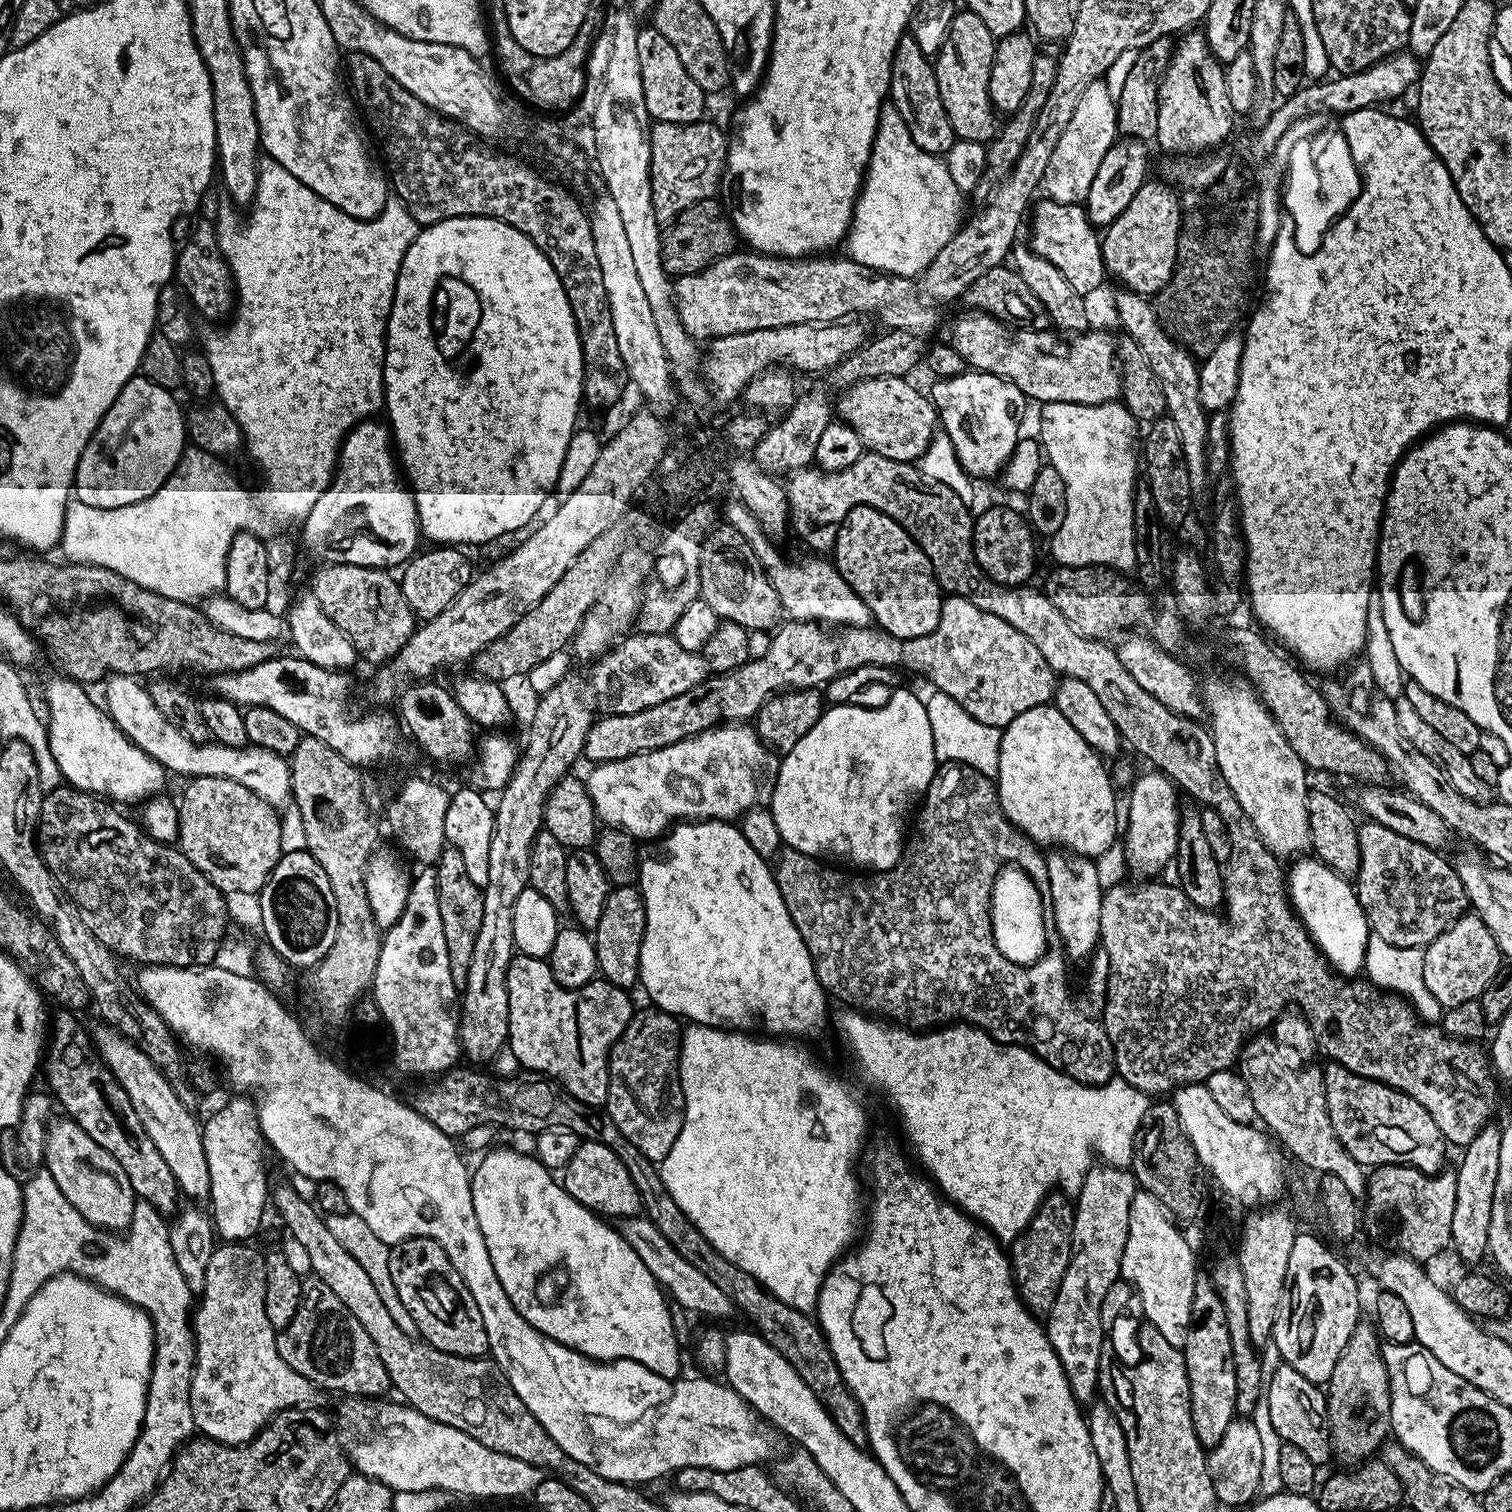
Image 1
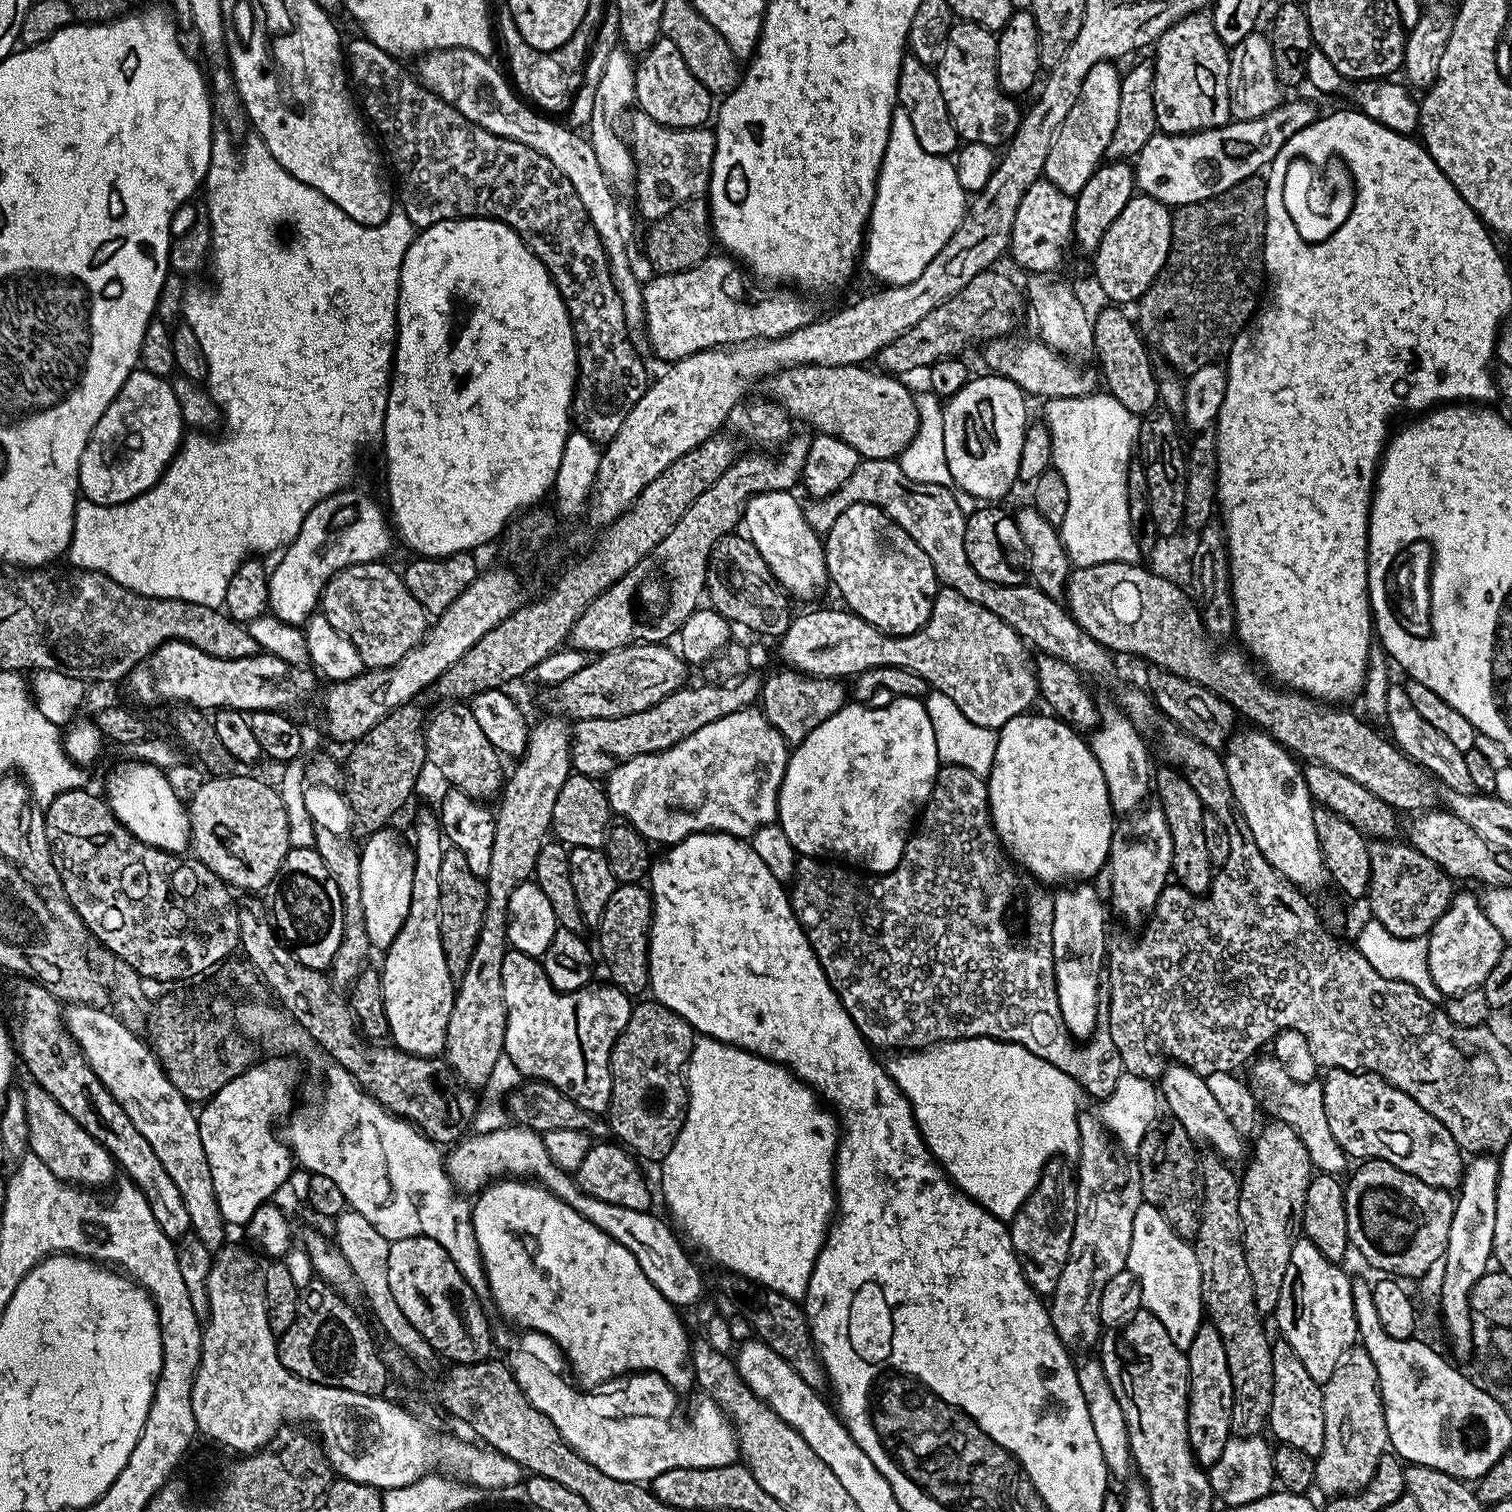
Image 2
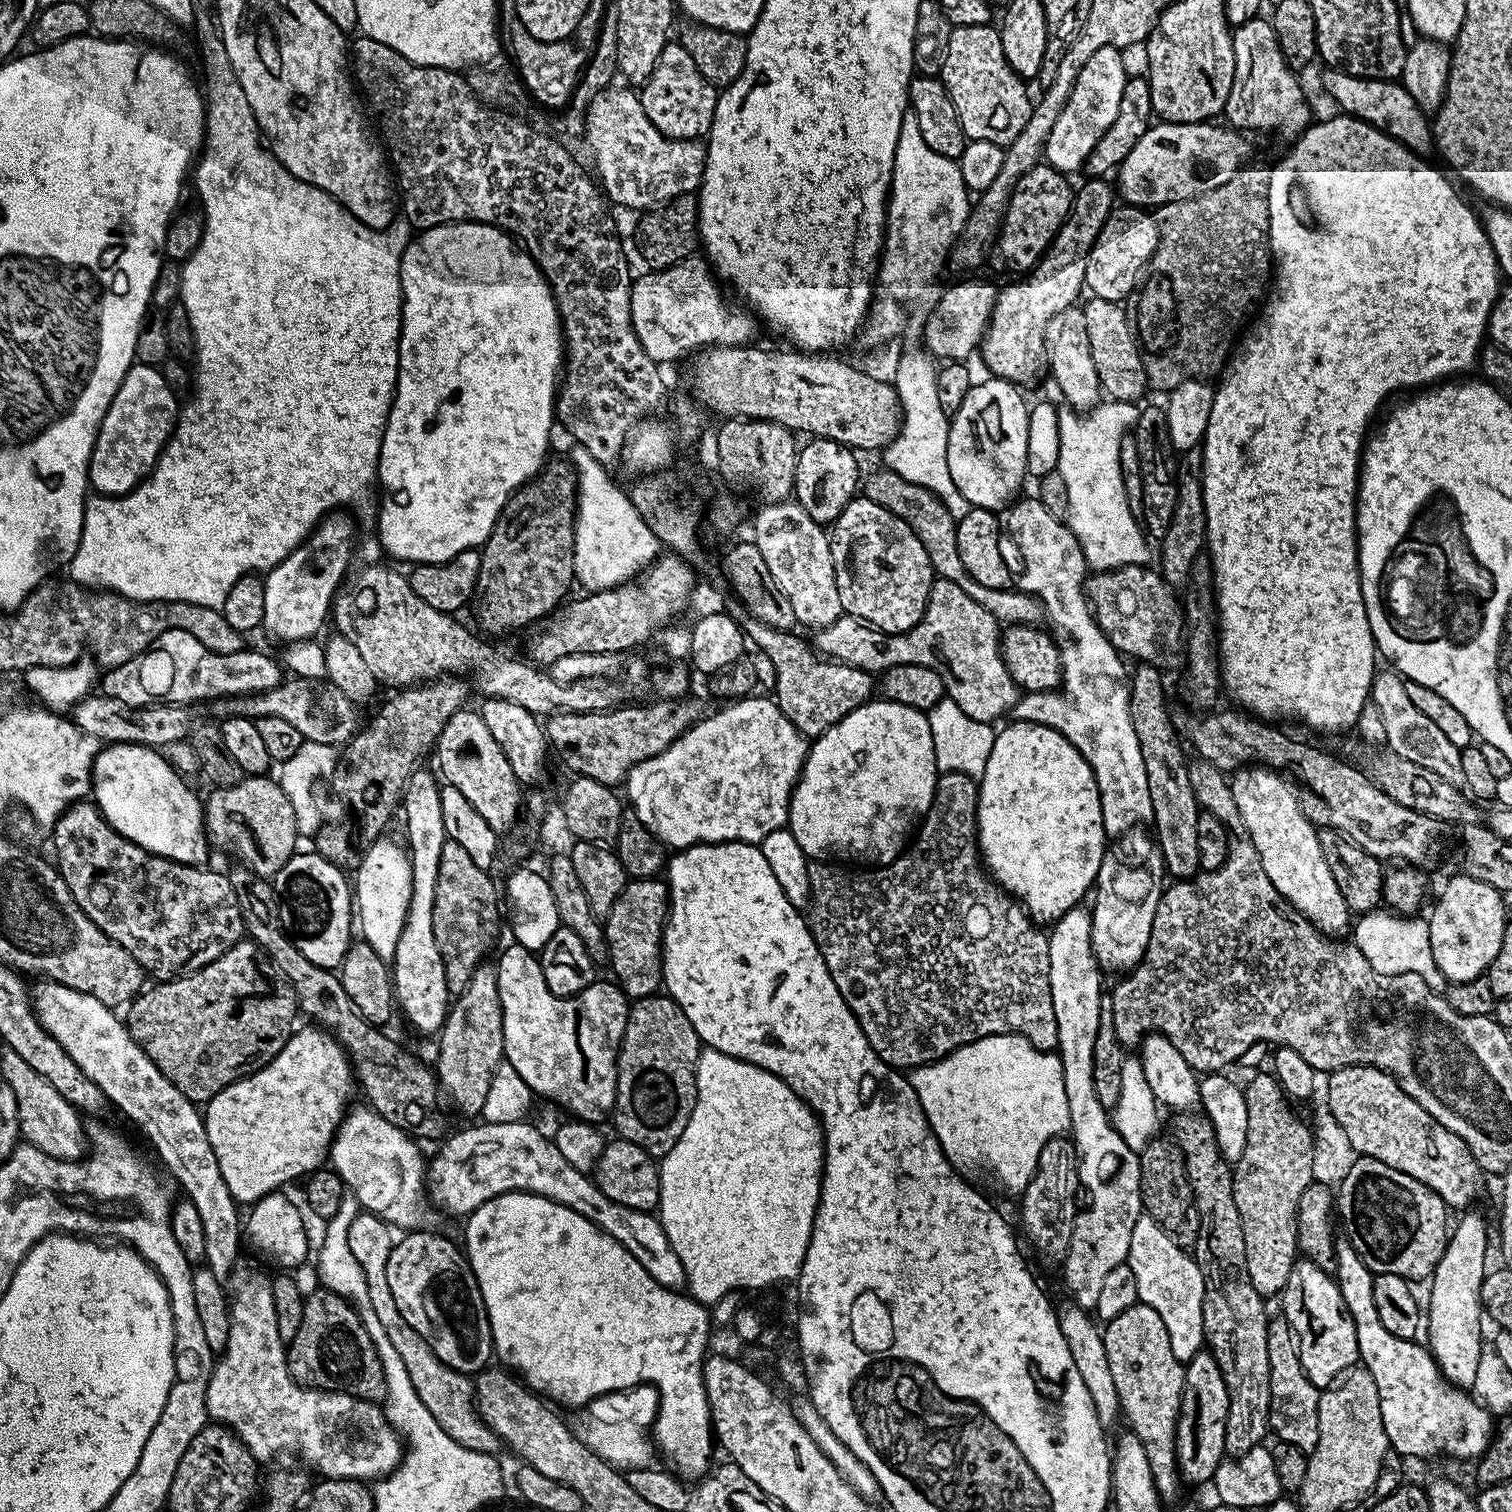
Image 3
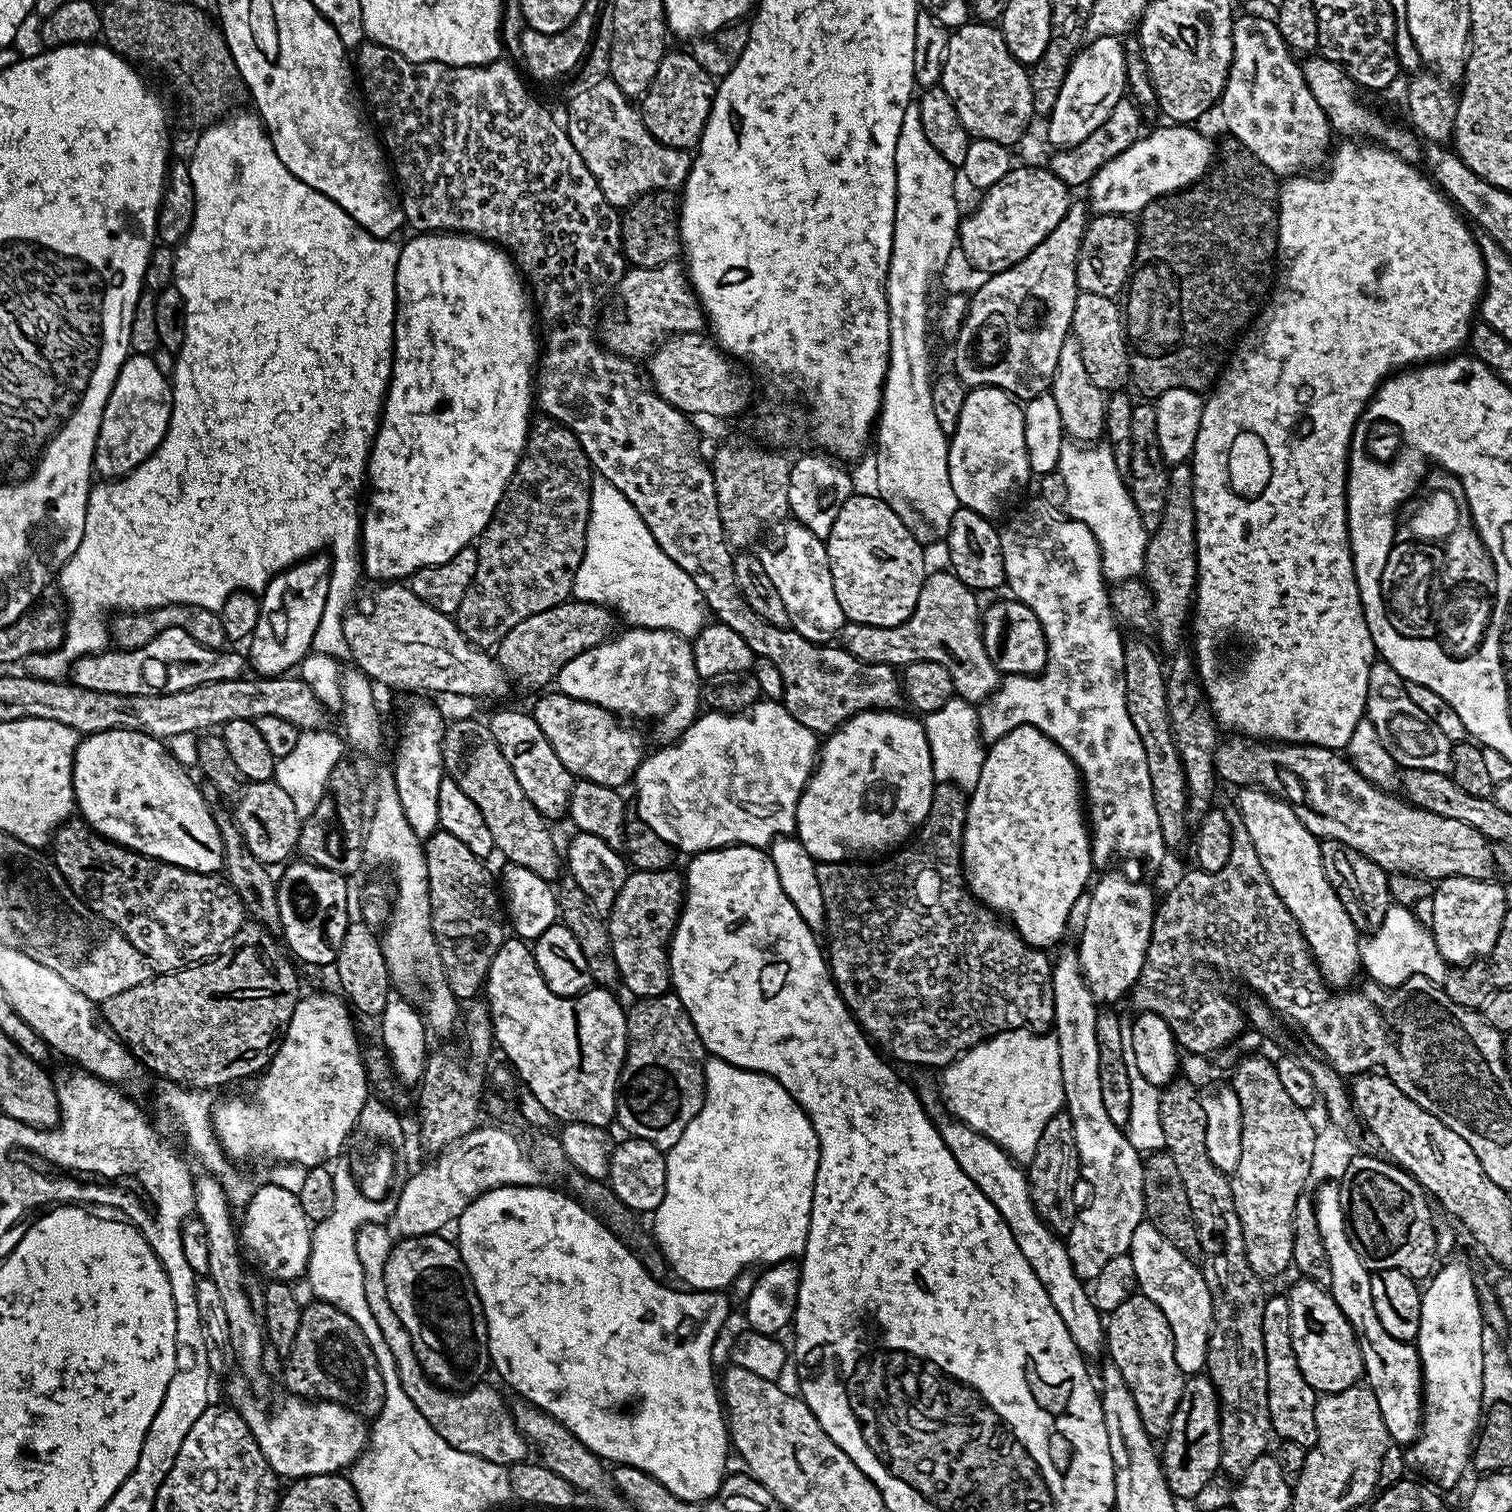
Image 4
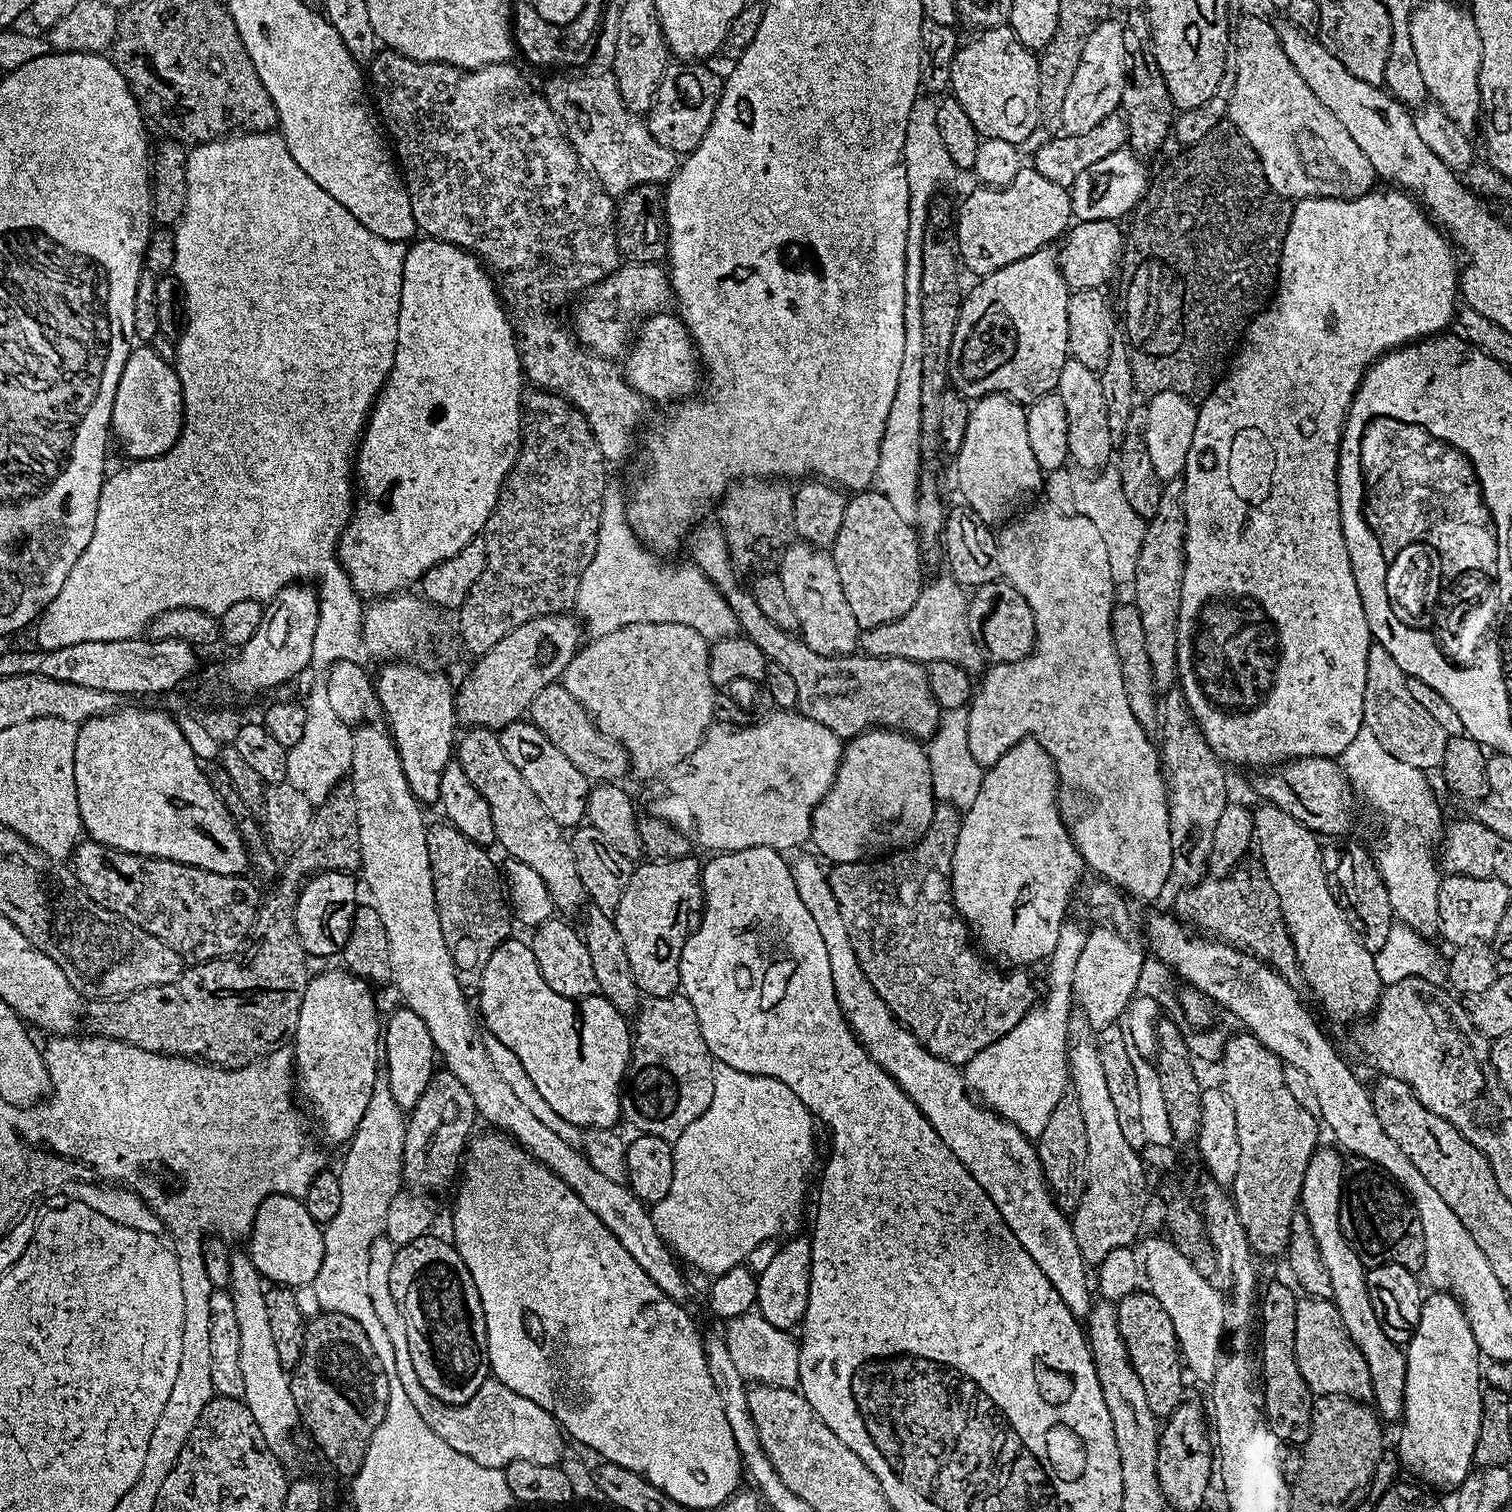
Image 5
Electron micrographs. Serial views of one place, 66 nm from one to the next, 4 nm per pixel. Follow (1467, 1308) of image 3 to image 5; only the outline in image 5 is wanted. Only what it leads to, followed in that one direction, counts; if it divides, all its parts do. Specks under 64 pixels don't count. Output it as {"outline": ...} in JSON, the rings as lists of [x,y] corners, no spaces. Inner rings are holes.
{"outline":[[[1443,1290],[1431,1294],[1406,1345],[1404,1429],[1398,1455],[1401,1465],[1407,1471],[1409,1468],[1417,1481],[1455,1489],[1474,1468],[1472,1455],[1479,1440],[1482,1409],[1482,1353],[1455,1295]]]}

